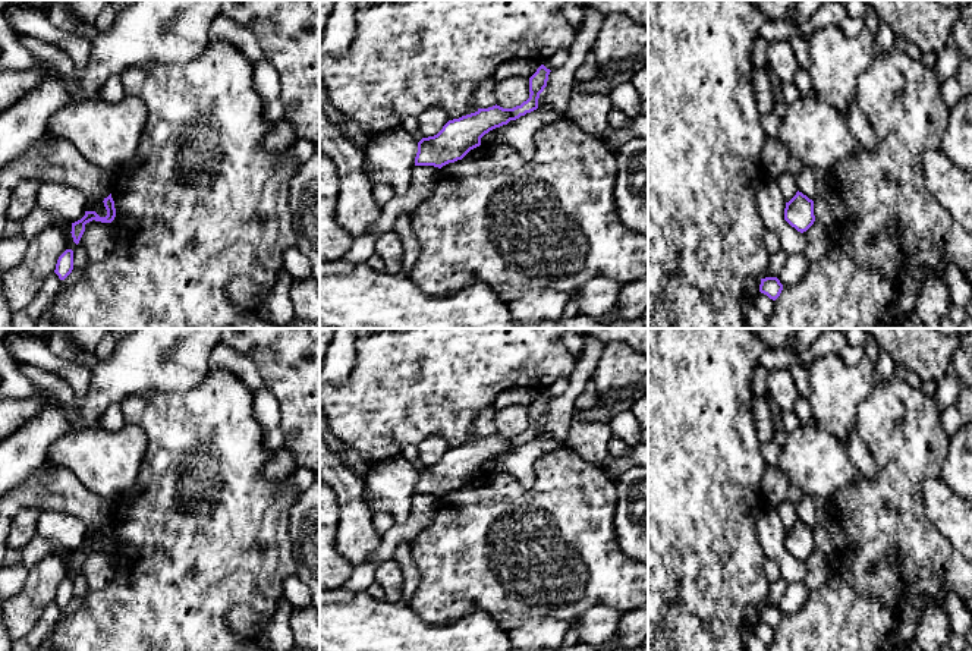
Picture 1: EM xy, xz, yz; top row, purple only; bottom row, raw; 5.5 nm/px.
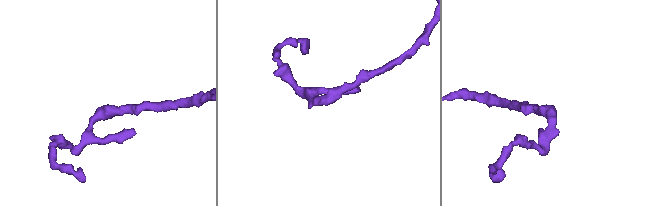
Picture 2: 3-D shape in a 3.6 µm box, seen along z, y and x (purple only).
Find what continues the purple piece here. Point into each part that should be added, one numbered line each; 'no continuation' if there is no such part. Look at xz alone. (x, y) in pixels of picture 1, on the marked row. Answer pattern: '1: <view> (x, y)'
no continuation

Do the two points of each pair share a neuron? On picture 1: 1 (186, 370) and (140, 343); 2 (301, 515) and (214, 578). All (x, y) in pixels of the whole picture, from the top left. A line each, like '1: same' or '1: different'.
1: same
2: different

